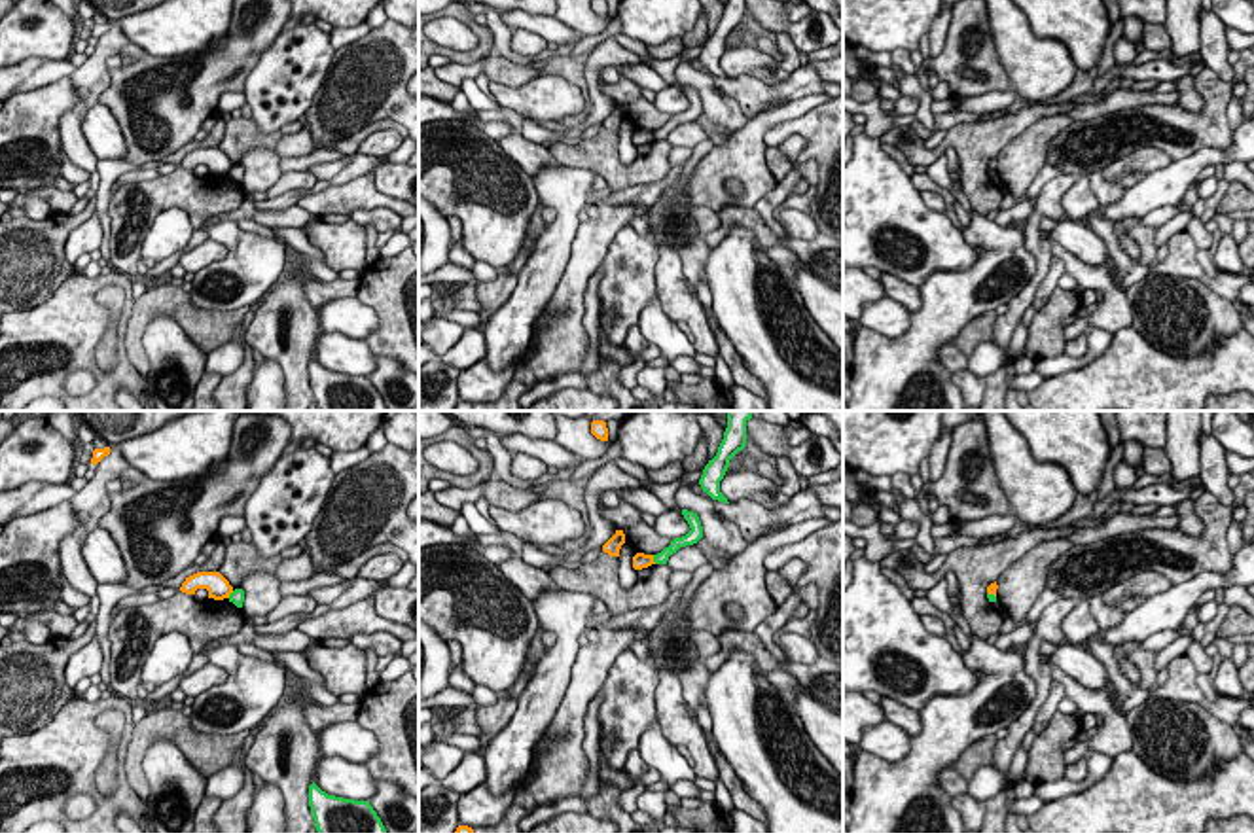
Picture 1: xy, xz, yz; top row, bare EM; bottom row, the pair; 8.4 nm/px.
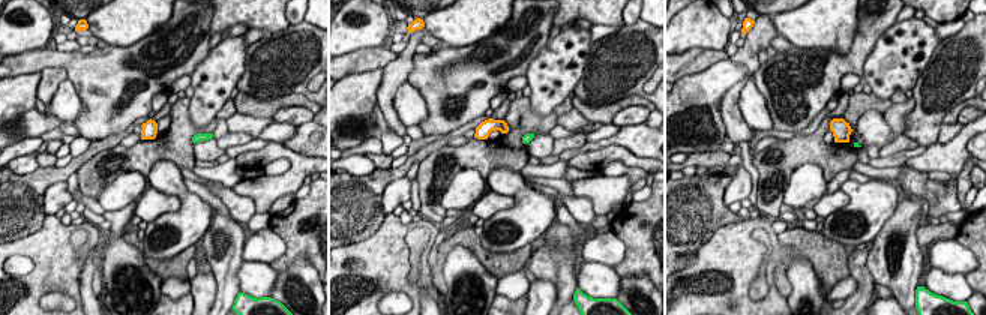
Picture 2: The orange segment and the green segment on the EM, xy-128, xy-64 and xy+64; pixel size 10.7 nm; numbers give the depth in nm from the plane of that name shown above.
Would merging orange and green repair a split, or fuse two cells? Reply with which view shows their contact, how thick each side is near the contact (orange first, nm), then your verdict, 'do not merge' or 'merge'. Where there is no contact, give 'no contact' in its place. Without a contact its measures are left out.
xz | 130/100 nm | do not merge

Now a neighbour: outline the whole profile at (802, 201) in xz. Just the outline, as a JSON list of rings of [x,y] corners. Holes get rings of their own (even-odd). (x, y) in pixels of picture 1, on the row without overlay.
[[[811,186],[807,193],[786,197],[786,201],[773,210],[773,218],[779,220],[782,208],[796,208],[805,214],[811,214],[811,203],[815,195],[816,195],[816,186]]]

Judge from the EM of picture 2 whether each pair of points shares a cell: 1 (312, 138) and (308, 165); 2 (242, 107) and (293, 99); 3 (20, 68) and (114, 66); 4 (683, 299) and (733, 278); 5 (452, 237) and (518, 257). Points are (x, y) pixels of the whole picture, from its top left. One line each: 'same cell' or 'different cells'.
1: different cells
2: same cell
3: same cell
4: same cell
5: same cell

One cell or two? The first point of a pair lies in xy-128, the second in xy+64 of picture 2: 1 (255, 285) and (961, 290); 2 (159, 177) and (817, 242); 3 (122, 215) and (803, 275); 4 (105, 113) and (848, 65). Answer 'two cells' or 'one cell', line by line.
1: one cell
2: two cells
3: one cell
4: one cell

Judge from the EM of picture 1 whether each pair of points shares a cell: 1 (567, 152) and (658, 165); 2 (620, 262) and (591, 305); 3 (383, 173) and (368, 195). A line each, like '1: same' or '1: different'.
1: same
2: different
3: different

